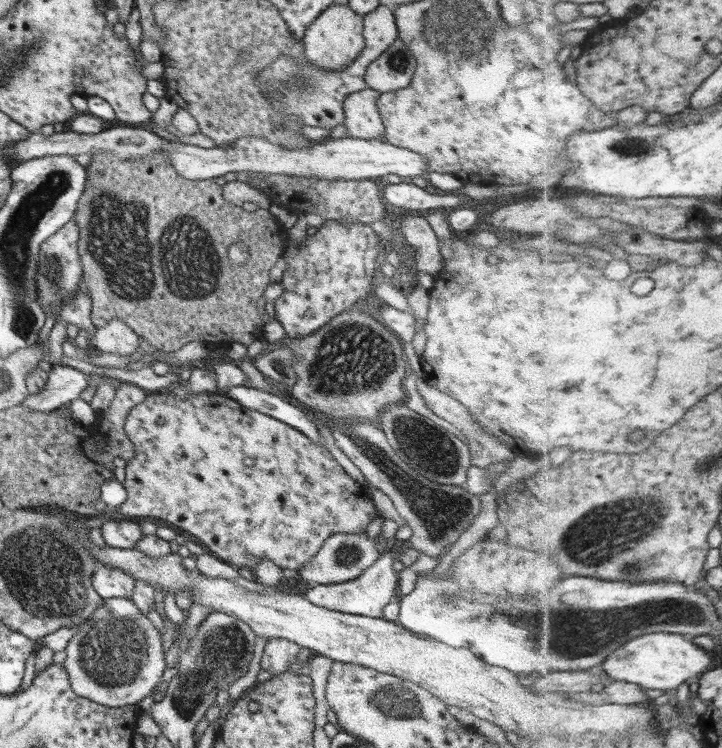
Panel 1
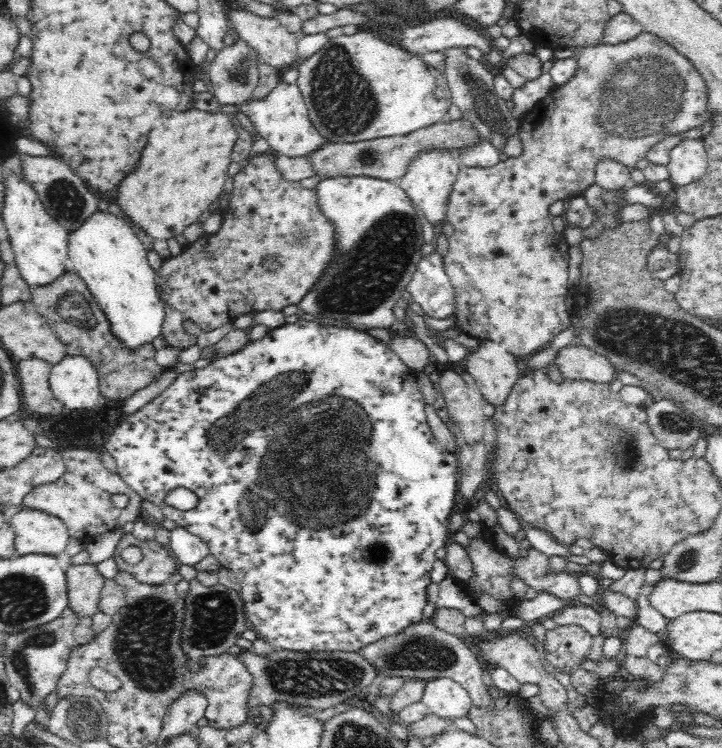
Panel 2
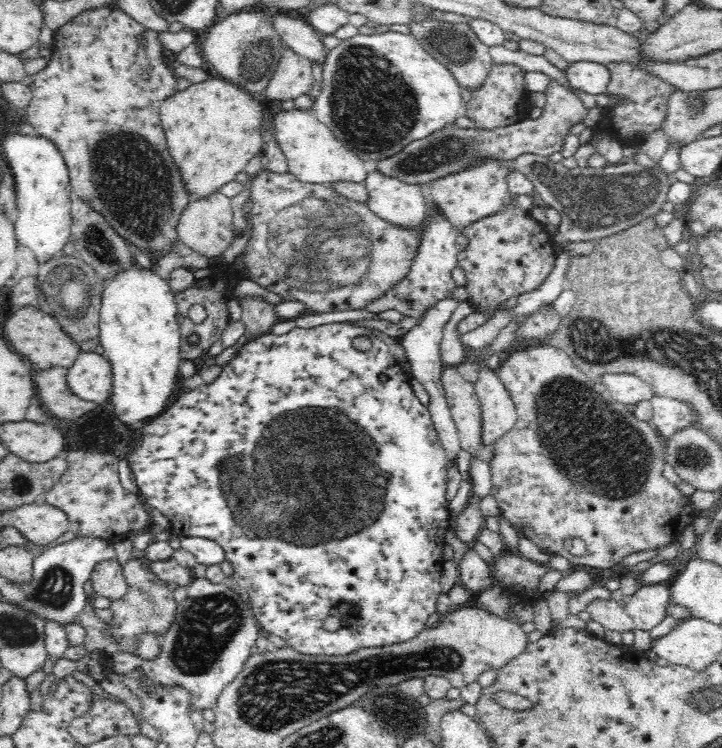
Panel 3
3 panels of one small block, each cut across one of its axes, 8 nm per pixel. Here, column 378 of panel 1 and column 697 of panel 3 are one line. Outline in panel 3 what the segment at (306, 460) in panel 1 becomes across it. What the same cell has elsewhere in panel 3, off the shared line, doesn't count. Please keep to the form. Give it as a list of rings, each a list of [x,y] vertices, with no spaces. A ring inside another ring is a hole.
[[[549,345],[528,346],[523,350],[516,350],[504,363],[496,368],[496,373],[500,382],[506,387],[510,393],[511,399],[517,410],[516,424],[503,434],[493,443],[492,460],[487,462],[490,466],[492,474],[491,495],[496,499],[498,507],[502,511],[502,515],[523,533],[528,539],[532,540],[542,551],[550,555],[564,556],[570,563],[583,564],[589,568],[610,568],[616,566],[618,562],[622,562],[628,554],[634,552],[642,552],[642,550],[650,550],[654,548],[662,548],[676,542],[688,526],[692,525],[694,519],[700,516],[696,511],[694,504],[690,498],[678,490],[678,486],[672,484],[663,476],[664,463],[664,439],[660,437],[659,432],[649,423],[640,421],[625,408],[625,405],[612,400],[610,390],[601,382],[588,378],[584,372],[578,368],[570,357],[567,350],[560,347]],[[580,538],[586,545],[587,553],[582,556],[576,556],[566,550],[564,542],[568,539]]]

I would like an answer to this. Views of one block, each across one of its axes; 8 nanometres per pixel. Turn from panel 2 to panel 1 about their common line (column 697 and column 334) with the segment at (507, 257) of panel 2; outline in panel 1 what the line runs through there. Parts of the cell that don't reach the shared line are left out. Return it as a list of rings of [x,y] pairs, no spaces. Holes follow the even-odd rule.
[[[379,5],[373,12],[363,16],[364,49],[344,69],[326,71],[314,66],[305,57],[305,64],[299,65],[298,58],[291,58],[290,54],[280,54],[266,69],[258,70],[258,90],[266,94],[266,102],[274,106],[274,113],[281,115],[284,120],[293,120],[300,127],[333,129],[344,124],[343,102],[346,96],[367,88],[364,80],[366,69],[399,38],[393,9]]]

